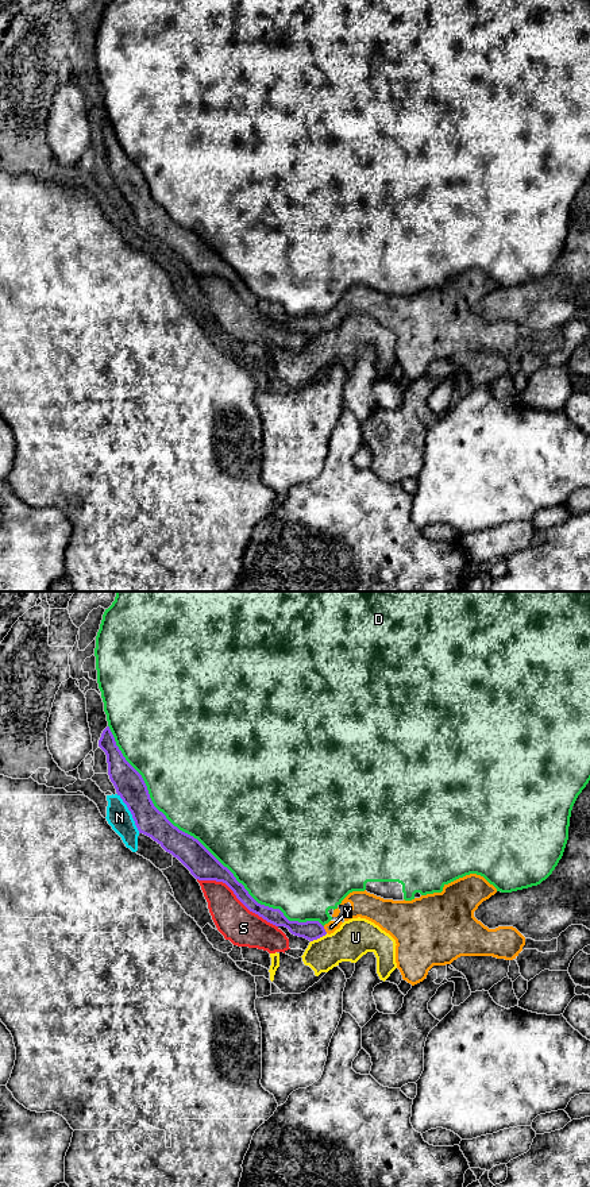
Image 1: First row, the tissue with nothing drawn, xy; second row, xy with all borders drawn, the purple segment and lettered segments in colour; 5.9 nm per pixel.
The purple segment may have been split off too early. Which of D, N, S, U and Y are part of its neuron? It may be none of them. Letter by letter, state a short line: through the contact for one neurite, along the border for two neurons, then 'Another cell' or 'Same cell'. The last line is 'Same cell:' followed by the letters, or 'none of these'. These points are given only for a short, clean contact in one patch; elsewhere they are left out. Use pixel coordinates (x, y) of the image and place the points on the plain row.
D: Another cell
N: Another cell
S: Another cell
U: Another cell
Y: Line: xy (311, 326), (324, 324), (331, 322). Same cell
Same cell: Y

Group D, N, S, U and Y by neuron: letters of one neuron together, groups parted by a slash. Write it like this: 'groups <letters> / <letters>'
groups D / N S / U / Y

